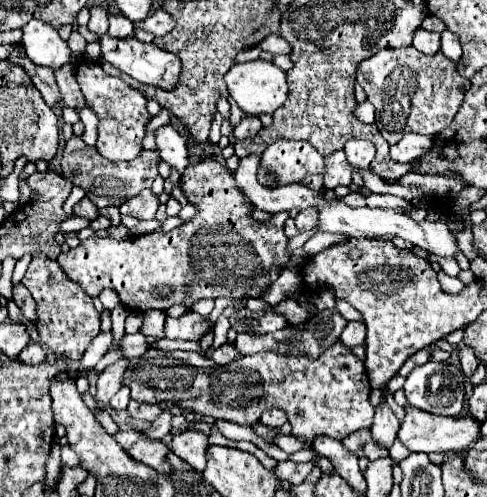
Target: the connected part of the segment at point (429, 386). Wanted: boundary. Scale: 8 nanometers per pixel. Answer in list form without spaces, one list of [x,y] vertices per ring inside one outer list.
[[[427,362],[425,366],[415,368],[405,380],[407,402],[419,410],[441,414],[441,416],[459,416],[465,408],[465,376],[459,366],[449,362]]]

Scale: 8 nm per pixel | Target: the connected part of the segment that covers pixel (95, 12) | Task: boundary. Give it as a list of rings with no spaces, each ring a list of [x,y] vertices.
[[[89,8],[91,12],[91,20],[87,24],[89,32],[93,32],[97,38],[101,38],[103,34],[107,34],[109,22],[107,22],[107,12],[103,8]]]

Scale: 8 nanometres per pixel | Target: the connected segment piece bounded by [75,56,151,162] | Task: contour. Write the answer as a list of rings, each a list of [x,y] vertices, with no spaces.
[[[87,56],[79,58],[75,76],[85,98],[85,106],[89,106],[99,118],[99,140],[95,146],[99,154],[115,162],[137,158],[137,154],[141,154],[141,140],[145,136],[145,124],[151,120],[145,108],[147,100],[137,90],[127,86],[121,78],[107,76],[101,70],[101,64],[95,60],[89,60]]]

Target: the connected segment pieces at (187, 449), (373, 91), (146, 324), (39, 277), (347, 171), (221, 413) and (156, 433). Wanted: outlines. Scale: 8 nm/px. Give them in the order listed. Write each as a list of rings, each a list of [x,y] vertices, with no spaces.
[[[189,430],[189,432],[173,436],[171,452],[201,472],[205,468],[205,462],[207,462],[207,458],[205,458],[207,444],[209,442],[207,442],[207,436],[203,432]]]
[[[413,46],[379,50],[375,56],[365,58],[365,62],[359,62],[355,78],[363,86],[367,100],[375,106],[375,124],[389,146],[397,144],[407,132],[437,136],[455,118],[471,84],[455,70],[455,62],[441,52],[425,56]]]
[[[147,310],[145,314],[143,314],[143,326],[141,326],[141,332],[145,330],[163,330],[163,326],[165,326],[165,314],[163,312],[159,312],[159,310]]]
[[[43,252],[31,254],[31,264],[23,276],[23,286],[31,292],[37,302],[37,330],[41,344],[47,346],[53,354],[67,360],[67,364],[77,364],[91,344],[91,340],[101,332],[101,316],[93,306],[93,300],[83,292],[83,288],[69,280],[59,264],[47,258]]]
[[[339,150],[331,156],[325,156],[323,164],[325,164],[323,180],[325,180],[327,190],[331,190],[335,186],[349,186],[351,184],[351,166],[349,166],[343,150]]]
[[[341,342],[323,352],[319,360],[263,352],[245,356],[229,366],[219,366],[199,352],[163,352],[151,348],[143,358],[129,360],[123,386],[131,390],[131,400],[135,402],[169,402],[177,404],[181,410],[235,422],[239,426],[251,426],[265,410],[279,408],[287,414],[291,436],[303,440],[305,450],[311,450],[311,442],[317,434],[343,440],[355,430],[369,428],[375,416],[375,408],[369,402],[371,386],[365,366]]]
[[[163,410],[163,414],[149,428],[143,428],[141,432],[151,440],[161,440],[165,434],[169,434],[169,430],[171,430],[171,412]]]

